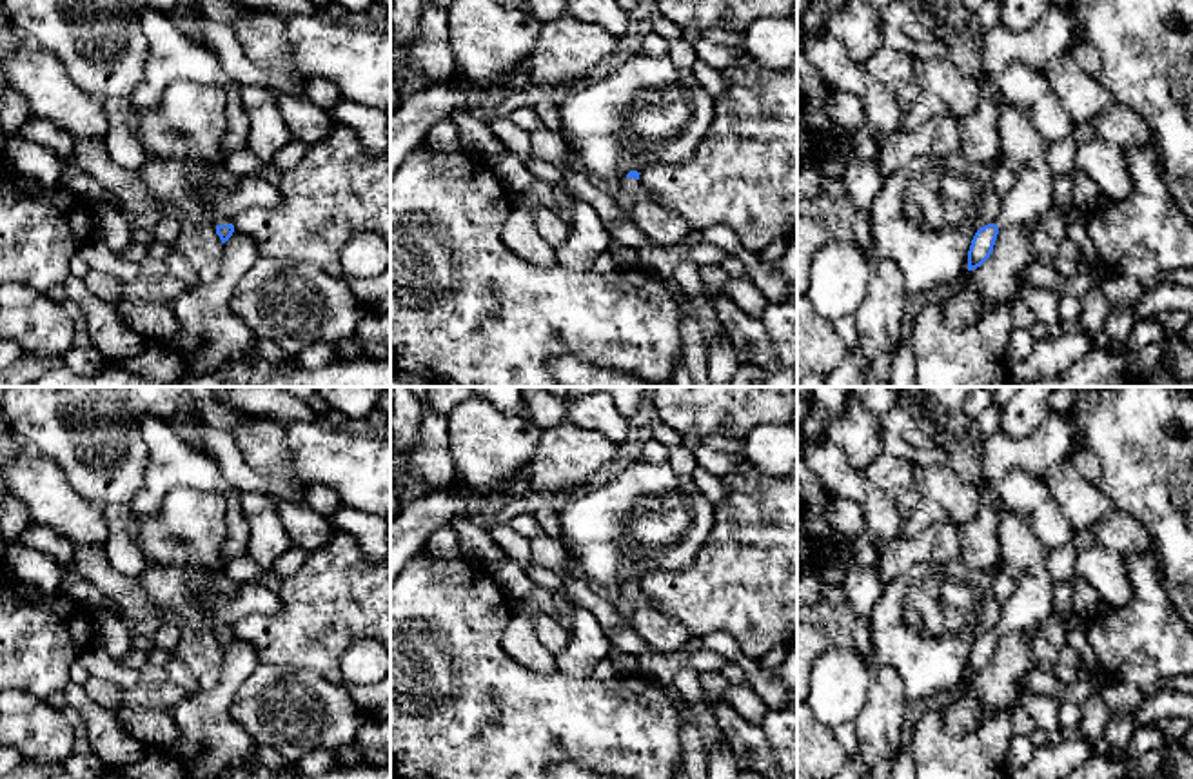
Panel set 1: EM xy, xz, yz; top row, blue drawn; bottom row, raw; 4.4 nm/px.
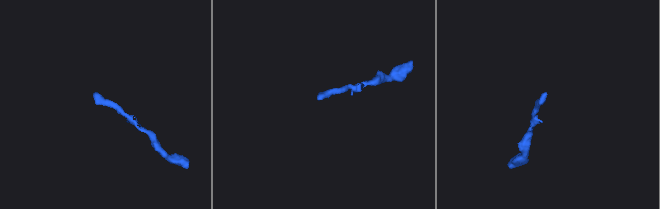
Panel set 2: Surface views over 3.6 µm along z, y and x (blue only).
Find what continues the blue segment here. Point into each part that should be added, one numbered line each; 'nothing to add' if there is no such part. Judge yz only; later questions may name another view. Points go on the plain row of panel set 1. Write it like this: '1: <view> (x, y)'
1: yz (1025, 558)

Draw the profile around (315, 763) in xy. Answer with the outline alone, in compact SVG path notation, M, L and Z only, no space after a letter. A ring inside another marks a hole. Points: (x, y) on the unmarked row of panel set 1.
M316 750L309 752L298 763L298 770L305 775L321 775L338 768L341 761L336 757L334 750Z

